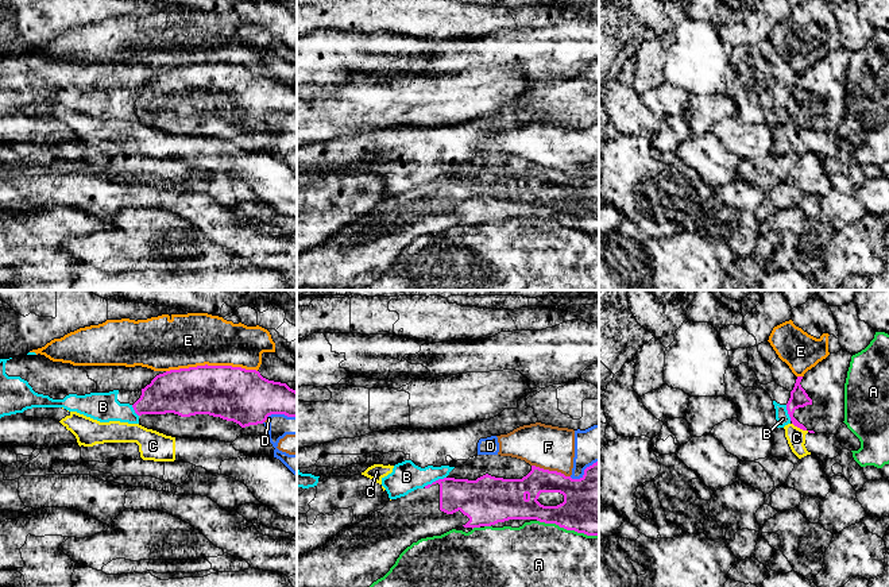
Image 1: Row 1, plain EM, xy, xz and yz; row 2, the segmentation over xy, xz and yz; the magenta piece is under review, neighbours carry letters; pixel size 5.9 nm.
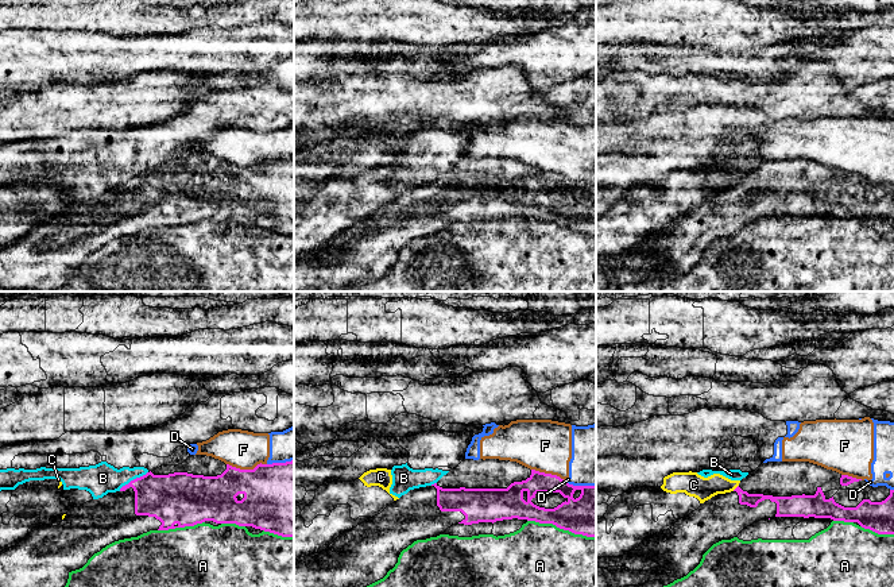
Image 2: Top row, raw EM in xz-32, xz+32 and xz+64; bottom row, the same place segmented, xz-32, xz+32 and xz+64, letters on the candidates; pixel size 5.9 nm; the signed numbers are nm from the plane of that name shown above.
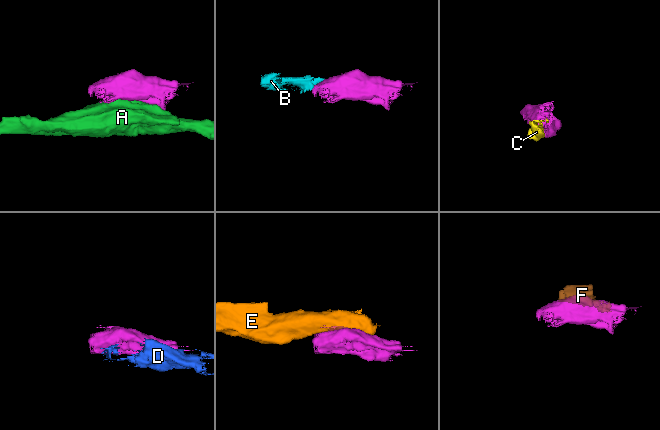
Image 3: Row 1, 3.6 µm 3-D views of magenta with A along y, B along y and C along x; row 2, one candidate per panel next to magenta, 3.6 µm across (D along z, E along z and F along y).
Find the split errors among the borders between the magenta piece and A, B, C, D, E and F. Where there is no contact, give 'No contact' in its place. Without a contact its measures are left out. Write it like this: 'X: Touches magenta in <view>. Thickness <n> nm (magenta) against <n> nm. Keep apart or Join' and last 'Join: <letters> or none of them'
A: Touches magenta in xz. Thickness 380 nm (magenta) against 500 nm. Keep apart
B: Touches magenta in xz. Thickness 220 nm (magenta) against 180 nm. Keep apart
C: Touches magenta in yz. Thickness 110 nm (magenta) against 110 nm. Keep apart
D: Touches magenta in xz. Thickness 380 nm (magenta) against 220 nm. Keep apart
E: Touches magenta in xy. Thickness 320 nm (magenta) against 320 nm. Keep apart
F: Touches magenta in xz. Thickness 240 nm (magenta) against 260 nm. Keep apart
Join: none of them

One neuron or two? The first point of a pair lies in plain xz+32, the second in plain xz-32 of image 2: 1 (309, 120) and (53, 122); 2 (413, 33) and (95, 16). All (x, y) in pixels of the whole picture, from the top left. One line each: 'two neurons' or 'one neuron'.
1: one neuron
2: one neuron

